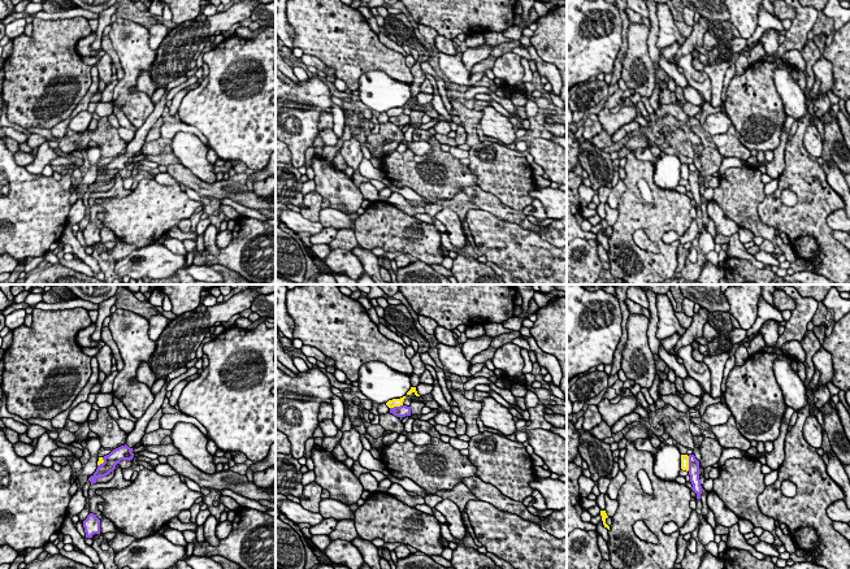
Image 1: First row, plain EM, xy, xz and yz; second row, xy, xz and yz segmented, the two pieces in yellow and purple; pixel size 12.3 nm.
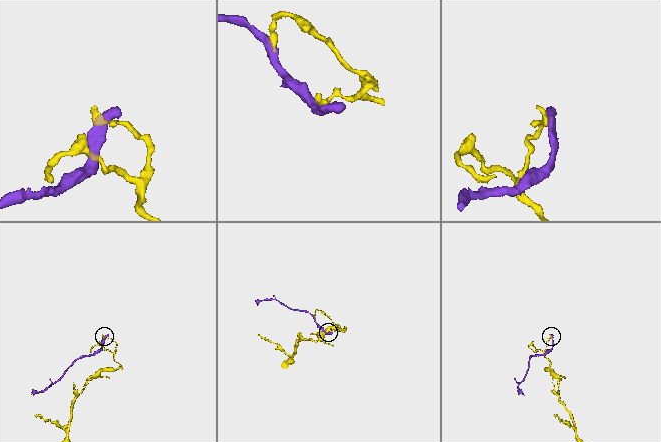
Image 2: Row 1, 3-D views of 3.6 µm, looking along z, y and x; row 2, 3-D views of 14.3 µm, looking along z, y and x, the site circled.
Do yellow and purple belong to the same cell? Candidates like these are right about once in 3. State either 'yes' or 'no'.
no

